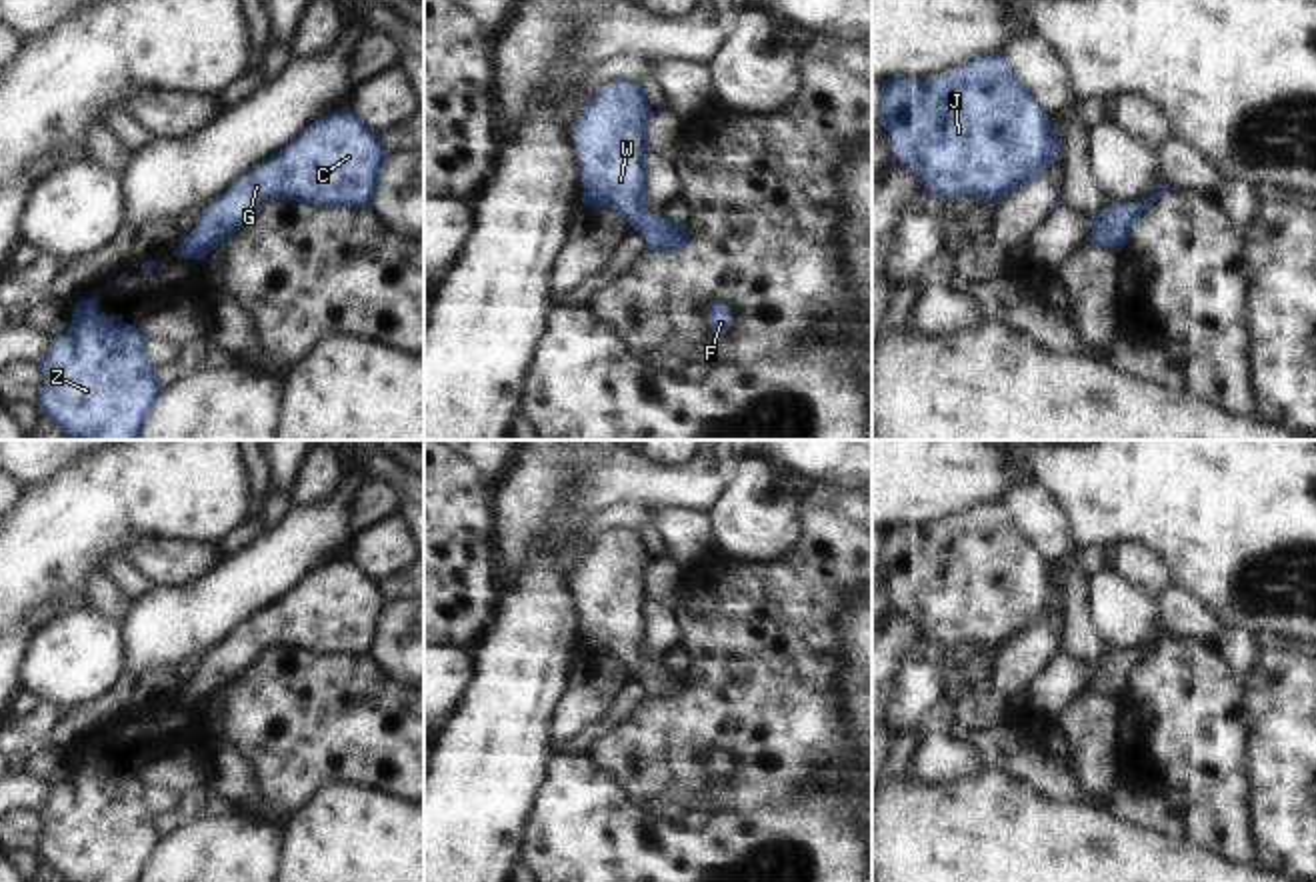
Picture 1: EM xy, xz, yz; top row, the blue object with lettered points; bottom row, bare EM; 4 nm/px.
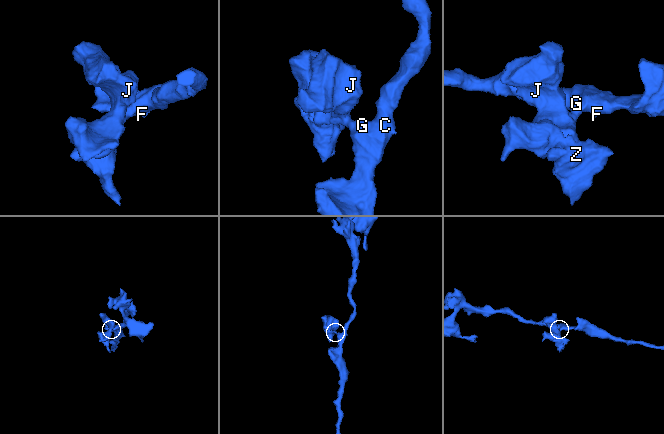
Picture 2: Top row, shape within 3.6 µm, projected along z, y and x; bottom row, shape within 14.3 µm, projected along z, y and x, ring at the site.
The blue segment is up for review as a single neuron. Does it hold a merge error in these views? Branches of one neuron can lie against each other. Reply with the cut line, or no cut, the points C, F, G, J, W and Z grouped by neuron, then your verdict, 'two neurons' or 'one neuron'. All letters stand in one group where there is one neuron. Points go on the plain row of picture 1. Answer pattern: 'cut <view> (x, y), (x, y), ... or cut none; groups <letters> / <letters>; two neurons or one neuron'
cut none; groups C F G J W Z; one neuron

